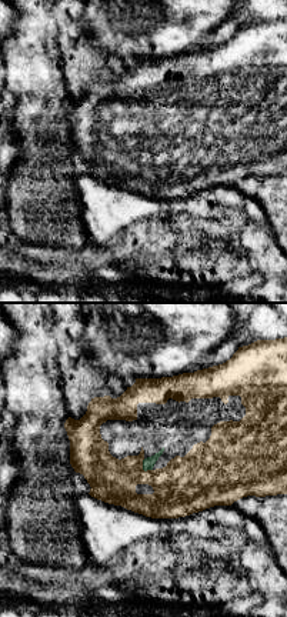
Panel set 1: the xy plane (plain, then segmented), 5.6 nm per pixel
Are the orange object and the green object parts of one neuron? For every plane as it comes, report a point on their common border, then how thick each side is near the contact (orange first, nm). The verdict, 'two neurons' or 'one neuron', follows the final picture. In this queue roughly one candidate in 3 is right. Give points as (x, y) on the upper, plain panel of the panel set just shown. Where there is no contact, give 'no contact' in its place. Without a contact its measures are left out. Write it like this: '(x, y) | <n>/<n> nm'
(142, 149) | 300/70 nm

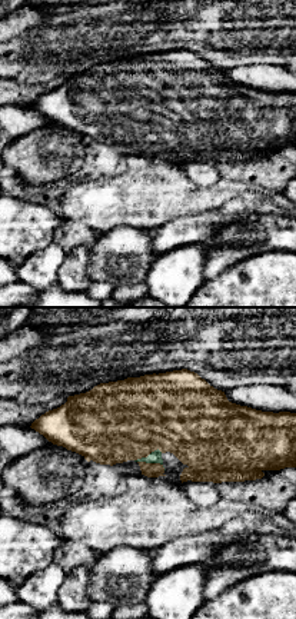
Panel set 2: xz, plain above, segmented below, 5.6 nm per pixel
(150, 143) | 80/70 nm

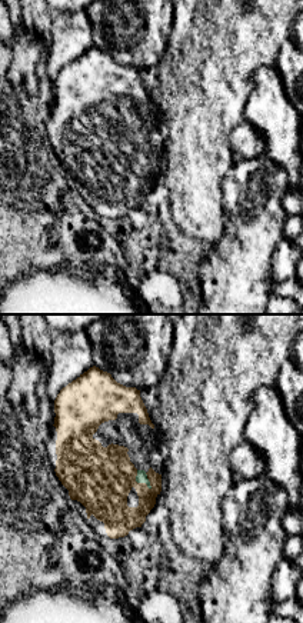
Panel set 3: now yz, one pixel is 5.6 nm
(139, 163) | 360/60 nm

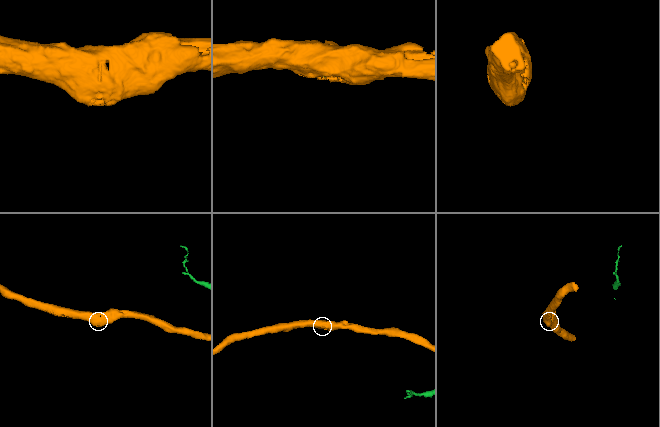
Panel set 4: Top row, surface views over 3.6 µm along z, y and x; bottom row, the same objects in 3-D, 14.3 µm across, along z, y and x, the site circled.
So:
one neuron

